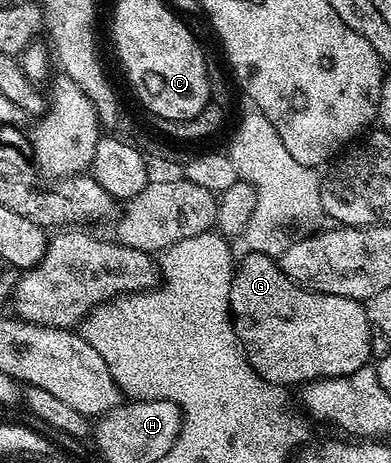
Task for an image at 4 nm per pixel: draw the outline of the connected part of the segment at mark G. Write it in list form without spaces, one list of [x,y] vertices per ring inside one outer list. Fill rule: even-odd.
[[[249,252],[243,257],[245,260],[239,261],[238,267],[235,269],[232,285],[230,286],[230,306],[232,307],[232,315],[236,326],[236,336],[244,345],[244,351],[248,353],[248,360],[252,364],[252,369],[262,378],[266,378],[271,384],[282,384],[285,386],[303,386],[314,380],[327,380],[331,376],[348,376],[354,370],[365,367],[369,363],[368,360],[372,356],[372,336],[374,337],[374,329],[372,323],[368,321],[367,307],[361,301],[351,300],[345,296],[338,294],[322,294],[321,292],[310,292],[303,288],[301,284],[295,284],[286,273],[280,269],[279,263],[273,257],[262,254],[261,252]]]

